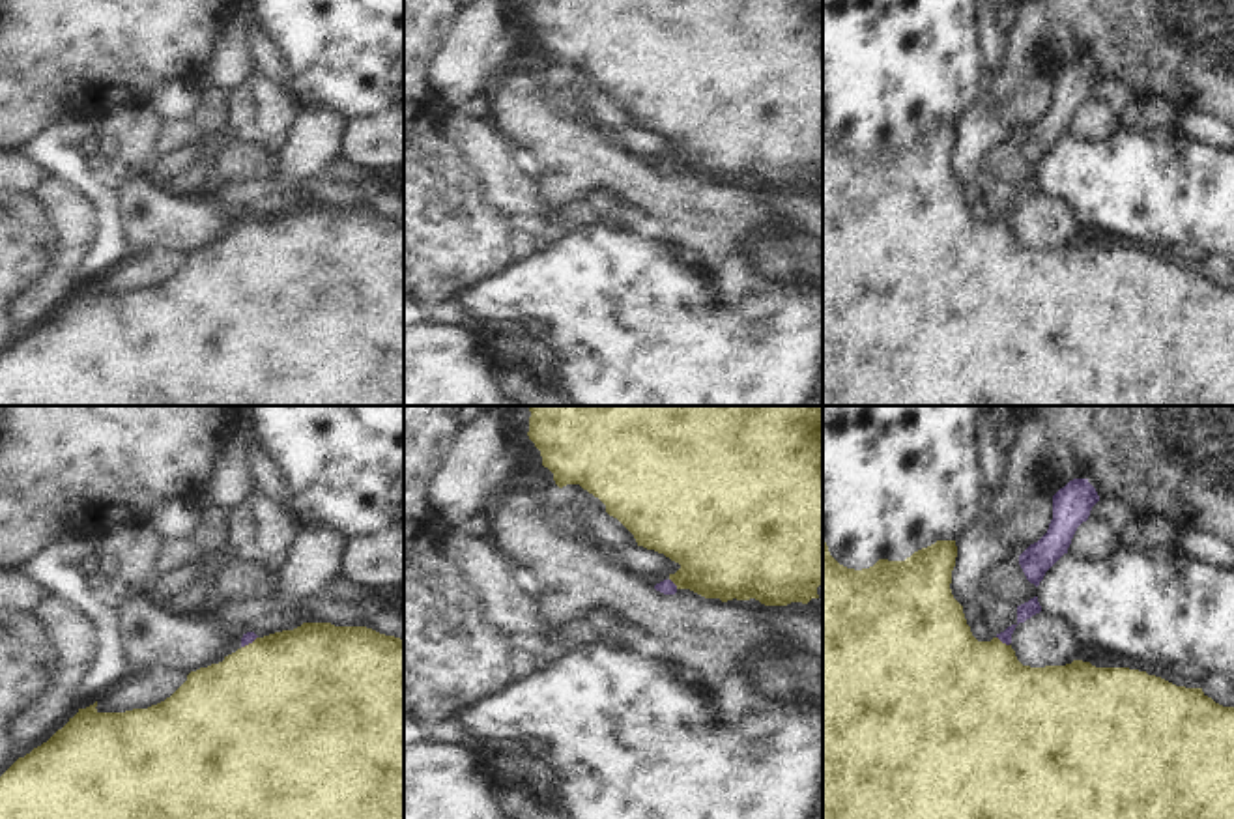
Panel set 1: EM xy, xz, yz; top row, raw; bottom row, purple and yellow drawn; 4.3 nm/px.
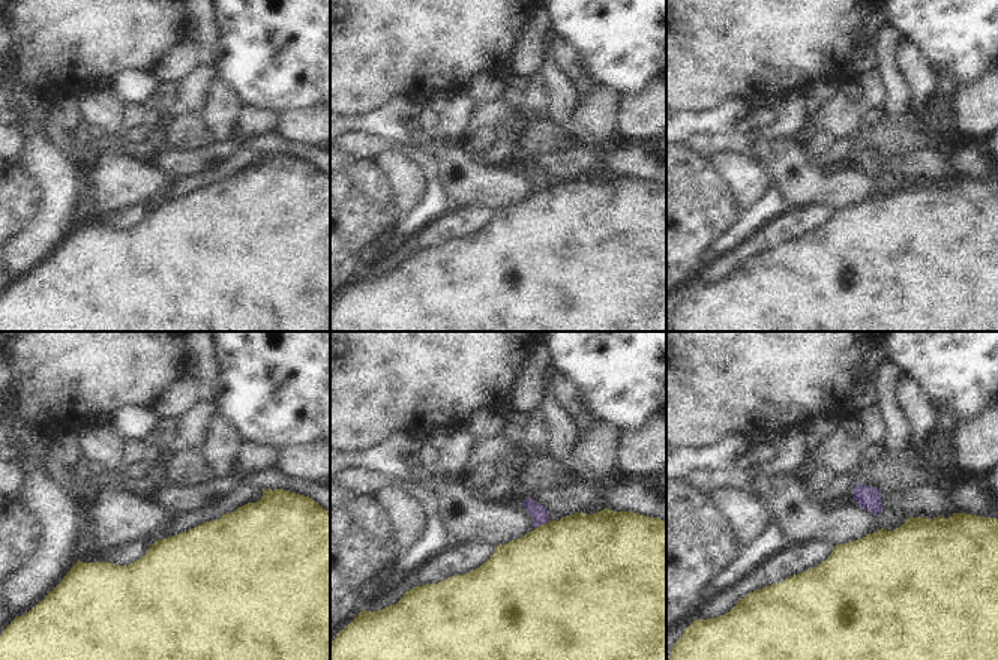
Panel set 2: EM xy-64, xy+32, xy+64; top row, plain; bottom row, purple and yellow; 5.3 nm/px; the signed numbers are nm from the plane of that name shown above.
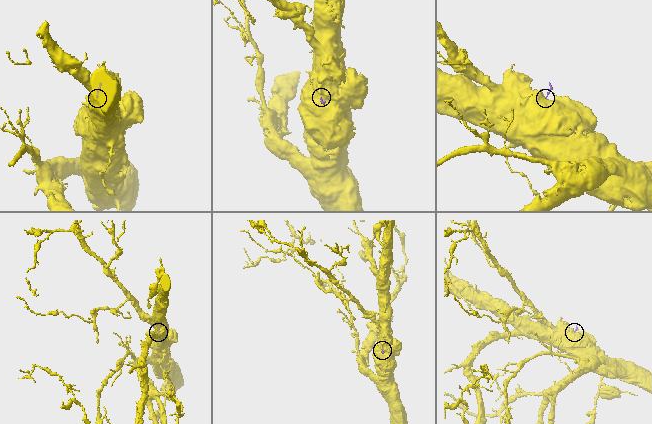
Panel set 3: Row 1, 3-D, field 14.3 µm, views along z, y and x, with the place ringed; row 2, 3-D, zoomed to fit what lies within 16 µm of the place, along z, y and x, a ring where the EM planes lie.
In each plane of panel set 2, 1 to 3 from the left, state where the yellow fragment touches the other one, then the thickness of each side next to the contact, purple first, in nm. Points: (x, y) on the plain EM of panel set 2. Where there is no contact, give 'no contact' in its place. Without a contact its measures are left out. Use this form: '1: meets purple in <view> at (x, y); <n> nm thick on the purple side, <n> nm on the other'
1: no contact
2: meets purple in xy+32 at (542, 188); 90 nm thick on the purple side, 500 nm on the other
3: no contact

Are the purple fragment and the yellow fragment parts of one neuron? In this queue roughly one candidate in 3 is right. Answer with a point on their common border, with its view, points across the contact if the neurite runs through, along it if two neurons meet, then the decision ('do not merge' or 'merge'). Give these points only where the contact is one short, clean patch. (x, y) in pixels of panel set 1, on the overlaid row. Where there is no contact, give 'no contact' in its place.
yz (1003, 642) | across yz (1027, 610), (1003, 642), (978, 694) | merge

